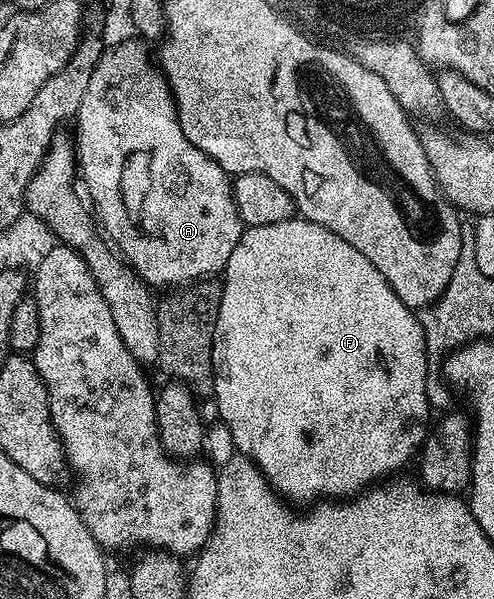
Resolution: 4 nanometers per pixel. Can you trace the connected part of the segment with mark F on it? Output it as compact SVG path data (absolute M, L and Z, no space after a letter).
M292 219L285 223L269 223L269 227L247 227L244 228L237 247L233 247L233 255L229 255L227 268L221 274L221 284L220 309L216 317L215 334L212 339L212 371L215 374L213 400L219 405L218 420L227 428L227 433L231 436L232 443L239 448L236 450L242 456L249 457L255 462L255 466L266 477L268 486L274 489L280 498L286 499L288 502L307 501L306 503L318 503L324 499L350 499L362 493L364 489L382 482L392 475L398 474L395 472L411 456L412 460L420 452L421 446L426 441L429 432L427 416L432 416L433 413L431 406L427 403L427 392L425 391L425 379L427 378L427 344L425 343L423 328L419 322L416 310L409 308L405 303L401 303L401 299L397 299L397 291L393 291L393 287L389 287L385 275L381 275L381 271L377 271L377 267L373 267L373 263L369 263L369 259L365 259L365 255L361 255L361 251L357 251L357 247L349 247L349 243L345 243L345 239L341 239L341 235L333 235L333 231L329 231L312 221L302 219Z

